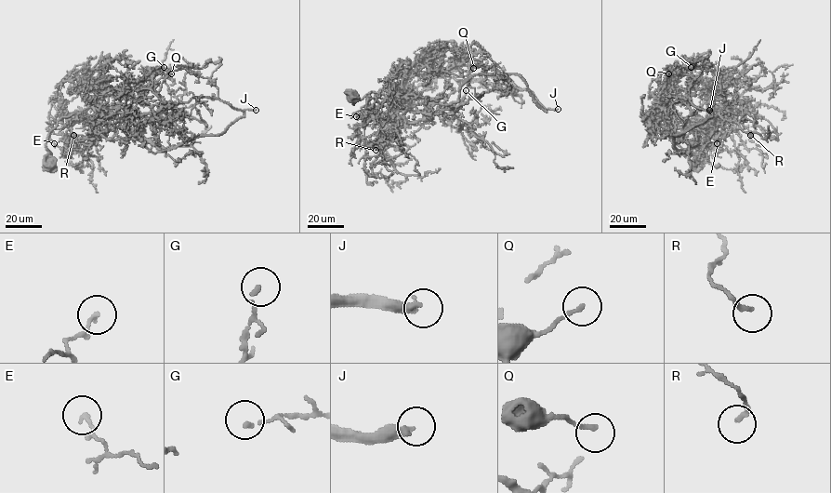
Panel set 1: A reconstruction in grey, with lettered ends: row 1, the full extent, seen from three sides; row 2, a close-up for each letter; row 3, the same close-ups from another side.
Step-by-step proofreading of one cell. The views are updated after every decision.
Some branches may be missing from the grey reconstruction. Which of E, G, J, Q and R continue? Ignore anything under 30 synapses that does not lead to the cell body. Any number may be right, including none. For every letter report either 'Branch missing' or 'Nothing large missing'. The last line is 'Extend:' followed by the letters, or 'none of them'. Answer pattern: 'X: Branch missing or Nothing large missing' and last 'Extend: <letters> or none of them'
E: Nothing large missing
G: Nothing large missing
J: Branch missing
Q: Nothing large missing
R: Nothing large missing
Extend: J

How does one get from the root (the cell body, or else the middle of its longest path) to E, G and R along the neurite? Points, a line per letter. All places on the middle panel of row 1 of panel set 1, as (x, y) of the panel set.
E: (352, 96), (348, 98), (380, 95), (371, 107), (374, 113), (376, 109), (368, 104), (356, 116)
G: (352, 96), (379, 94), (372, 114), (413, 95), (428, 113), (447, 114), (466, 90)
R: (352, 96), (379, 94), (372, 114), (406, 95), (425, 106), (423, 118), (380, 137), (371, 145), (375, 150)

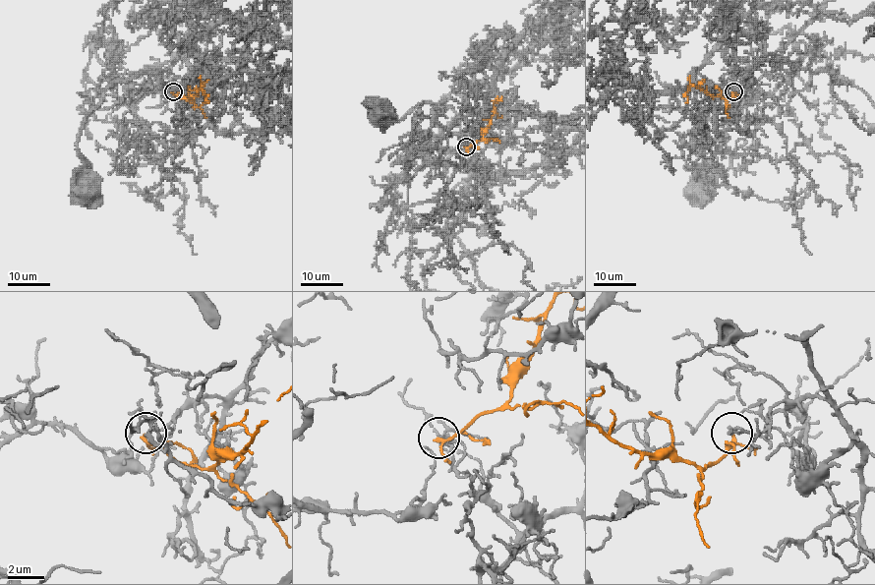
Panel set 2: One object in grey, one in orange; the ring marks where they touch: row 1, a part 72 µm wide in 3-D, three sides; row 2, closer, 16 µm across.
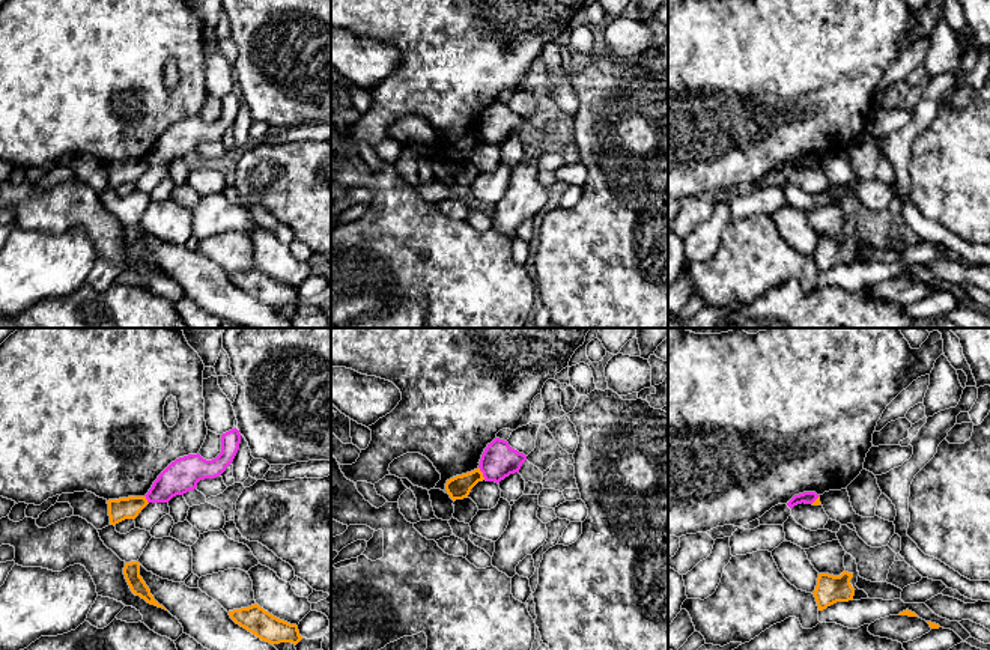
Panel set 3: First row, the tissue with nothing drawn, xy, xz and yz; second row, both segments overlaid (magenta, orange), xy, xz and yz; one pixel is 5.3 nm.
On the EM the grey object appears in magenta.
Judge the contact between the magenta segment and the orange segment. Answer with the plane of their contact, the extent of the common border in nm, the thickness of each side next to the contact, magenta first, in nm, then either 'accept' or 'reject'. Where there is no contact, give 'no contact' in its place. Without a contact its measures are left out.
xz | 80 nm | 190/120 nm | reject

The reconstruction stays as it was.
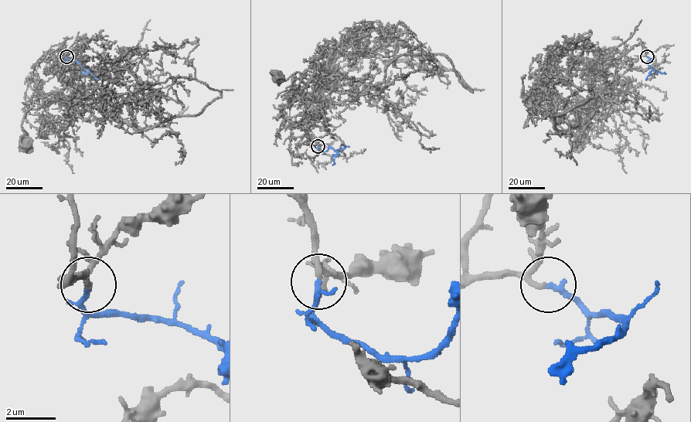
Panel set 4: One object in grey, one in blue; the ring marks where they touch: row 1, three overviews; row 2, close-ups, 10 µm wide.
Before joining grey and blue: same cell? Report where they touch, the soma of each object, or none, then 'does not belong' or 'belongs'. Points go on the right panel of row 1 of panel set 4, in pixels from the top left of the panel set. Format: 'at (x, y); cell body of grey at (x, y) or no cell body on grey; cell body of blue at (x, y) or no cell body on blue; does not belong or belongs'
at (647, 56); cell body of grey at (576, 146); no cell body on blue; belongs

